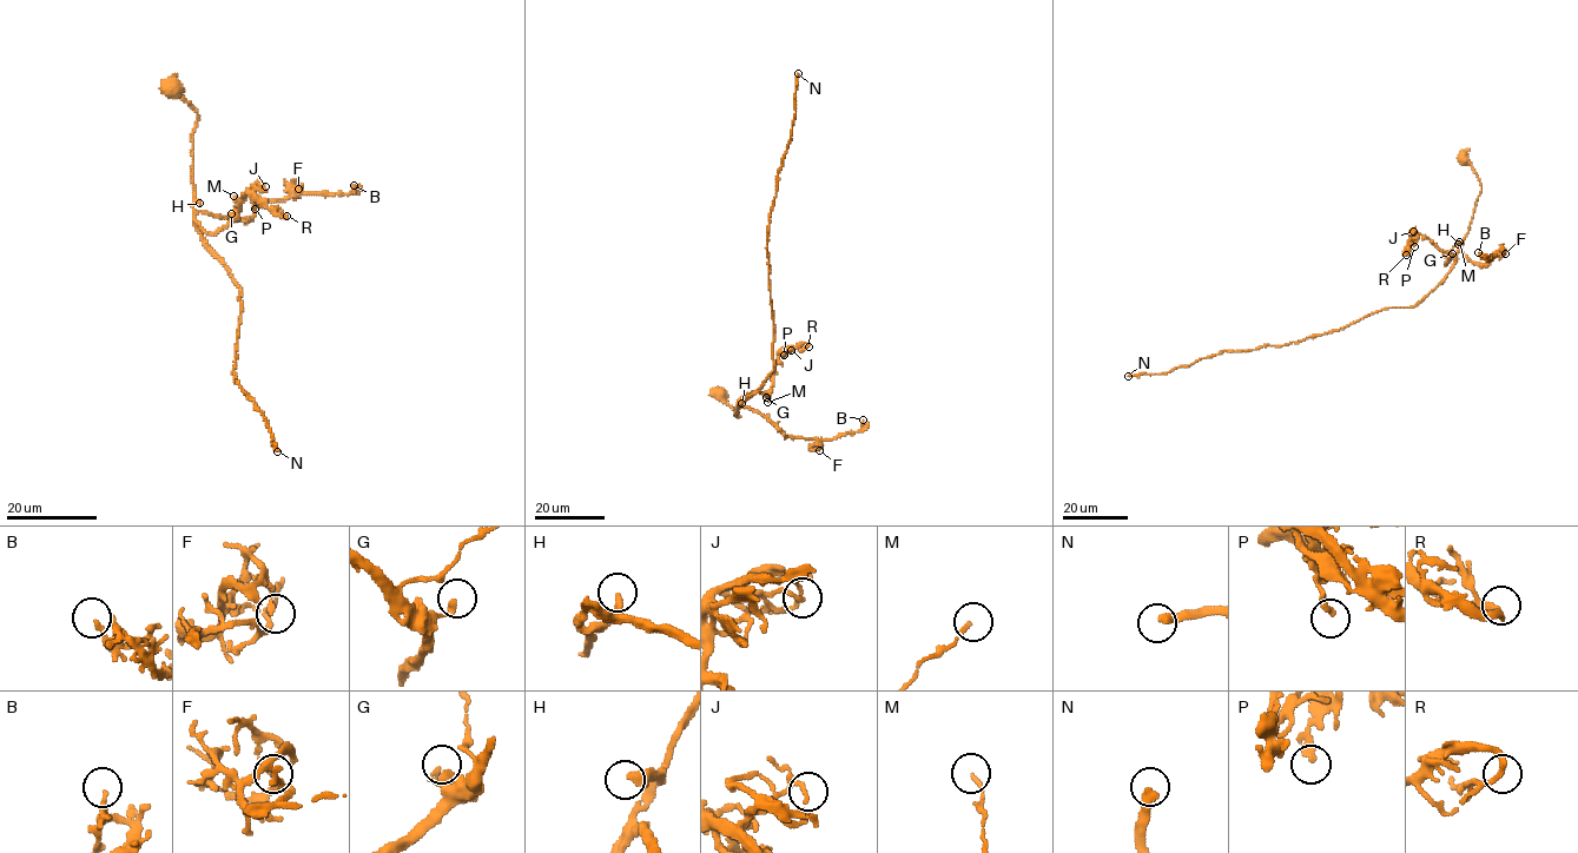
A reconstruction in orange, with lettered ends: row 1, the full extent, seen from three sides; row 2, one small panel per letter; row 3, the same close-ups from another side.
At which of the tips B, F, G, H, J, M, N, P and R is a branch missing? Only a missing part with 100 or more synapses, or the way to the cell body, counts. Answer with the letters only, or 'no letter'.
N

